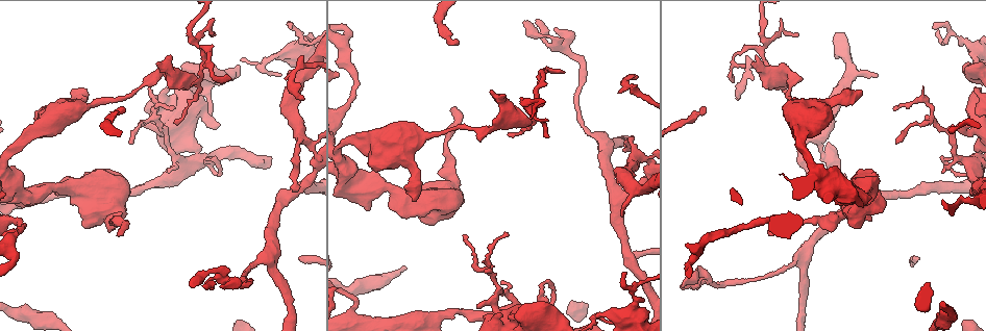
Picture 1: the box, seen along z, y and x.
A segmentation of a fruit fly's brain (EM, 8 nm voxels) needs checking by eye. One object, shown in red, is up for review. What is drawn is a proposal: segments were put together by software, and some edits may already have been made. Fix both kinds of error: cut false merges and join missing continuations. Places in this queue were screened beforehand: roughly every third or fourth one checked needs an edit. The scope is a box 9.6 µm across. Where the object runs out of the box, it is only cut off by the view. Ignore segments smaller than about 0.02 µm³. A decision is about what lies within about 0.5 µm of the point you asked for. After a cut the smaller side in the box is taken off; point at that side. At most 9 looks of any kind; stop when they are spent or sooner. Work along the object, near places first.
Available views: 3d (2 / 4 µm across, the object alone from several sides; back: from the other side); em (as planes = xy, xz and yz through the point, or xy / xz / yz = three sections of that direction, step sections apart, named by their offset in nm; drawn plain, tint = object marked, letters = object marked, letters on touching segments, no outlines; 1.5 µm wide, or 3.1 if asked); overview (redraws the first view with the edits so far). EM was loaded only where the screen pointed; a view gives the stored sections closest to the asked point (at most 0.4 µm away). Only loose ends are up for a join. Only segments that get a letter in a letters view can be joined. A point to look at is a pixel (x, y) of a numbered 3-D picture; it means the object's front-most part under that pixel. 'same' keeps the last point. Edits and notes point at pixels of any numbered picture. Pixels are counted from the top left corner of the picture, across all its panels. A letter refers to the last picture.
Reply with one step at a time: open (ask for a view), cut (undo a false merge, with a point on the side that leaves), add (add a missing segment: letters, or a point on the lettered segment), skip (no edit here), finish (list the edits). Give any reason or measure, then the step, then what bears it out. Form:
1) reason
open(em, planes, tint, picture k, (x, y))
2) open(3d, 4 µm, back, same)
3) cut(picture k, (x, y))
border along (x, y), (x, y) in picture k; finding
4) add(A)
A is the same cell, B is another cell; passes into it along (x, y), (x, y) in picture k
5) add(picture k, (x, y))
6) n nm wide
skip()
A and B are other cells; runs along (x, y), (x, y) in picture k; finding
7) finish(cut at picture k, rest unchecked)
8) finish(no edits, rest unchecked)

open(em, planes, letters, picture 1, (875, 77))

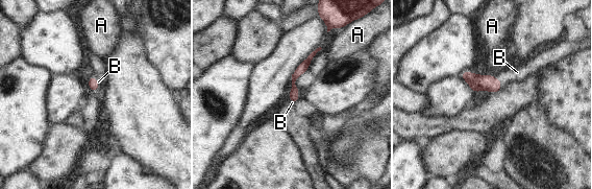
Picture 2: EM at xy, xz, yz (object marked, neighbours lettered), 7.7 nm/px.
B touches over 160 nm
add(B)
B is the same cell, A is another cell; passes into it along (477, 83), (498, 79), (517, 72) in picture 2; it goes on there

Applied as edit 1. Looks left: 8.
open(overview)

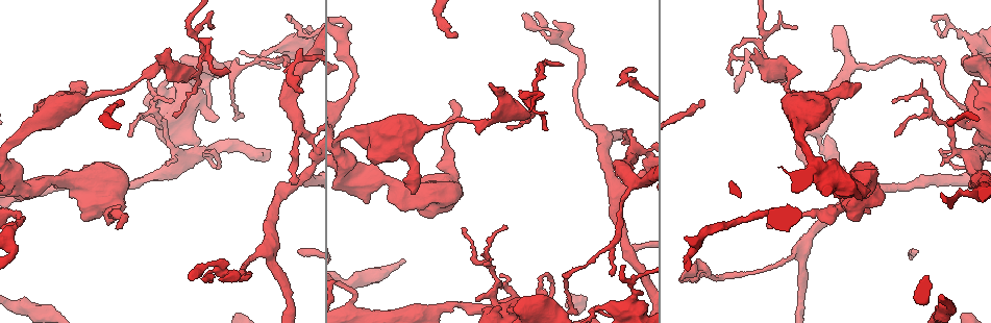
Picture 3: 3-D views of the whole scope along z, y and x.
an open end
open(3d, 2 µm, picture 3, (413, 191))

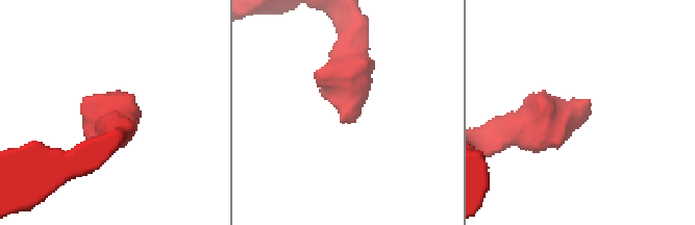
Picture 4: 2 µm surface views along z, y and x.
open(em, planes, tint, picture 4, (589, 100))

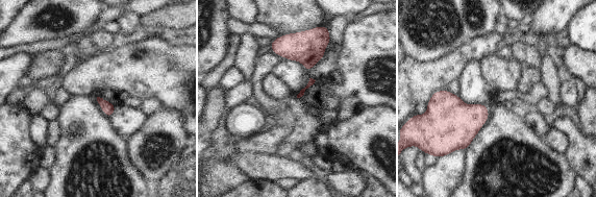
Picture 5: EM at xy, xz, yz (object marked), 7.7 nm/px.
see the neighbours
open(em, planes, letters, same)

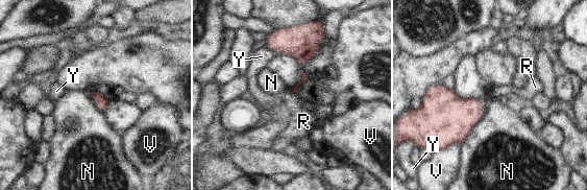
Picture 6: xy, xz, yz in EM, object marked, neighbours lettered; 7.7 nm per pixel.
skip()
N, R, V and Y are other cells; border along (481, 99), (483, 114), (460, 144) in picture 6; none of them fits

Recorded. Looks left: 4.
an open end
open(em, xz, step 8, letters, picture 3, (460, 196))

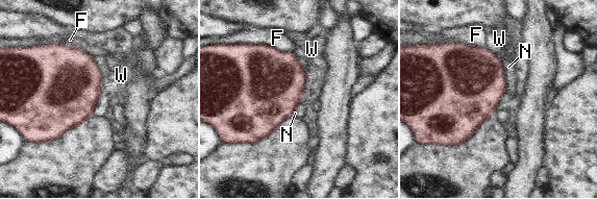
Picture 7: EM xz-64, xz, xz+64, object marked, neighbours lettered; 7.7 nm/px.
cut it another way
open(em, planes, letters, same)

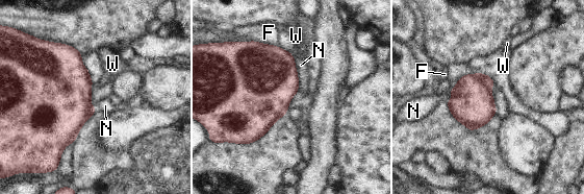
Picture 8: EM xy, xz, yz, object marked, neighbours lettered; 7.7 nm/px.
skip()
F, N and W are other cells; border along (292, 53), (295, 59), (299, 91) in picture 8; no lettered segment goes on from it

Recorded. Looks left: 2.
free end
open(em, xz, step 8, tint, picture 3, (118, 229))

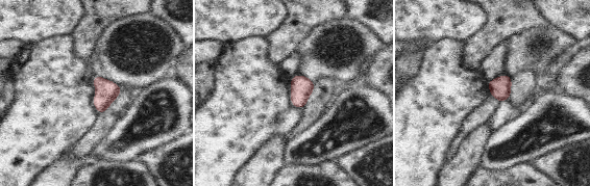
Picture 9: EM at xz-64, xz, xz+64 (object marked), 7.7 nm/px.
open(em, planes, letters, same)

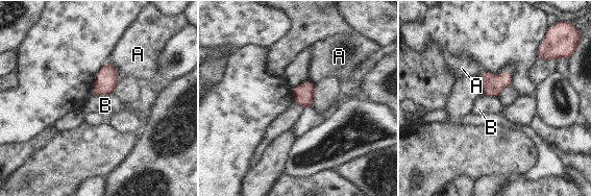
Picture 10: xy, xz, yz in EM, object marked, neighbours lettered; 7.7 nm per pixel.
skip()
A and B are other cells; border along (114, 92), (92, 96) in picture 10; none of them fits

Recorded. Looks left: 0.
finish(add at picture 2, rest unchecked)

